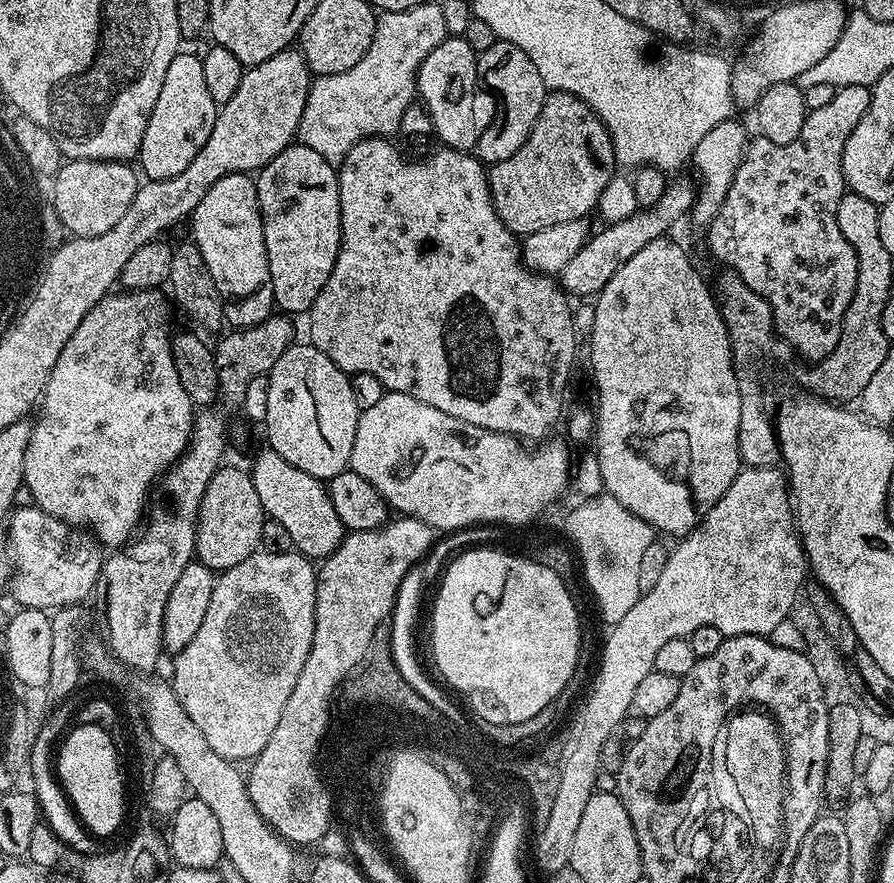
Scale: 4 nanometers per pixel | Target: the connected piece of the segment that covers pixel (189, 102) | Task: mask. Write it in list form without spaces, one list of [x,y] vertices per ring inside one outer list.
[[[187,50],[177,52],[174,62],[170,62],[170,67],[166,70],[166,78],[162,82],[161,92],[158,93],[158,102],[154,102],[150,122],[146,122],[146,134],[142,134],[138,164],[141,164],[139,167],[142,172],[144,167],[145,177],[148,180],[169,180],[182,174],[182,170],[186,170],[186,166],[194,162],[198,150],[206,146],[206,138],[210,138],[214,130],[217,111],[218,106],[214,98],[210,98],[210,93],[206,90],[206,77],[202,71],[201,57]]]

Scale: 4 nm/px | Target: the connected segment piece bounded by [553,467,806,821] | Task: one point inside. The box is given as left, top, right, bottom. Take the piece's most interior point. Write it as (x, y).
(740, 569)

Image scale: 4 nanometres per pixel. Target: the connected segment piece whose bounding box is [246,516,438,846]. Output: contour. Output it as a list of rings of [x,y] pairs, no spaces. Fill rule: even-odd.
[[[400,516],[389,519],[380,528],[371,528],[365,532],[348,532],[344,541],[329,555],[324,557],[316,573],[316,617],[314,618],[314,642],[310,654],[306,658],[306,666],[302,666],[302,674],[298,674],[298,682],[294,682],[294,690],[290,698],[286,698],[286,706],[282,710],[282,718],[278,718],[278,726],[274,726],[274,734],[270,734],[270,742],[251,761],[247,769],[248,793],[250,802],[258,810],[265,822],[293,846],[312,844],[320,840],[328,832],[334,818],[334,802],[325,799],[324,791],[318,783],[316,755],[318,742],[327,720],[328,696],[332,687],[344,672],[360,659],[365,644],[371,636],[372,628],[392,604],[392,596],[398,594],[399,584],[416,565],[424,560],[423,556],[432,548],[438,537],[437,529],[426,522],[415,520],[413,516]]]

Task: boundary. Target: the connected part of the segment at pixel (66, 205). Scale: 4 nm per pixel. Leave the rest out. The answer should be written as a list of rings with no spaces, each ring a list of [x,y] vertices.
[[[68,160],[61,163],[52,184],[50,203],[73,237],[106,234],[130,210],[138,187],[137,169],[123,160]]]

